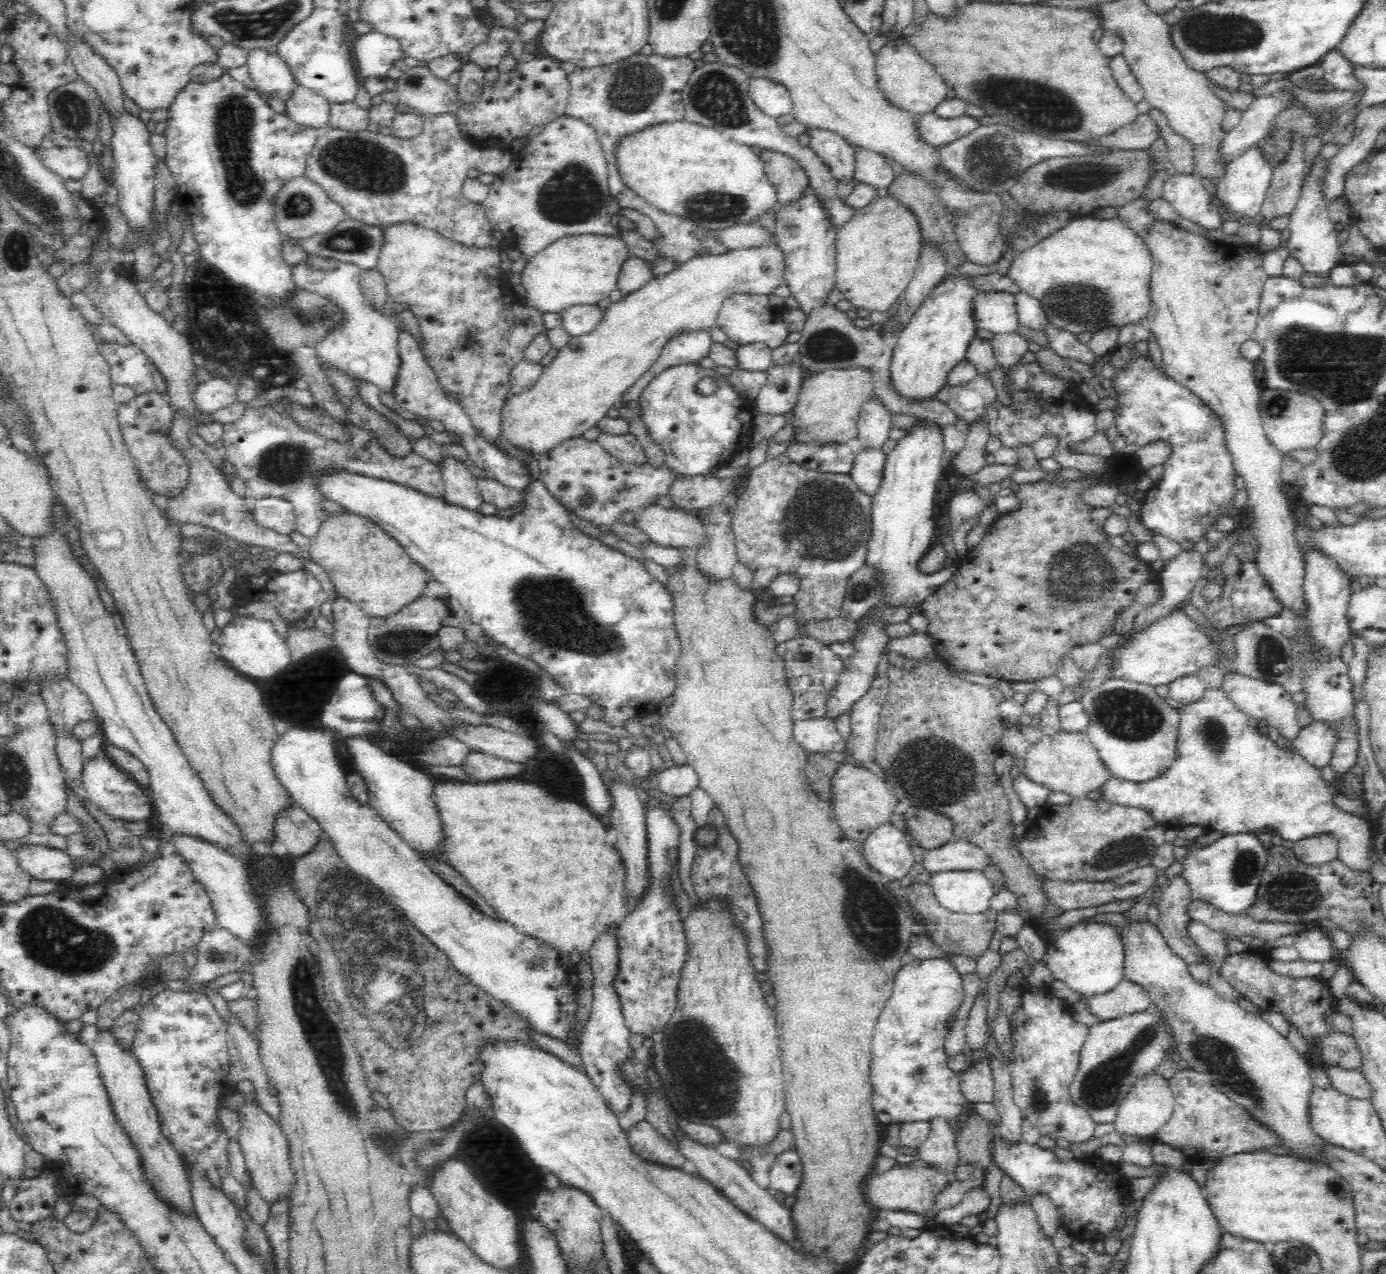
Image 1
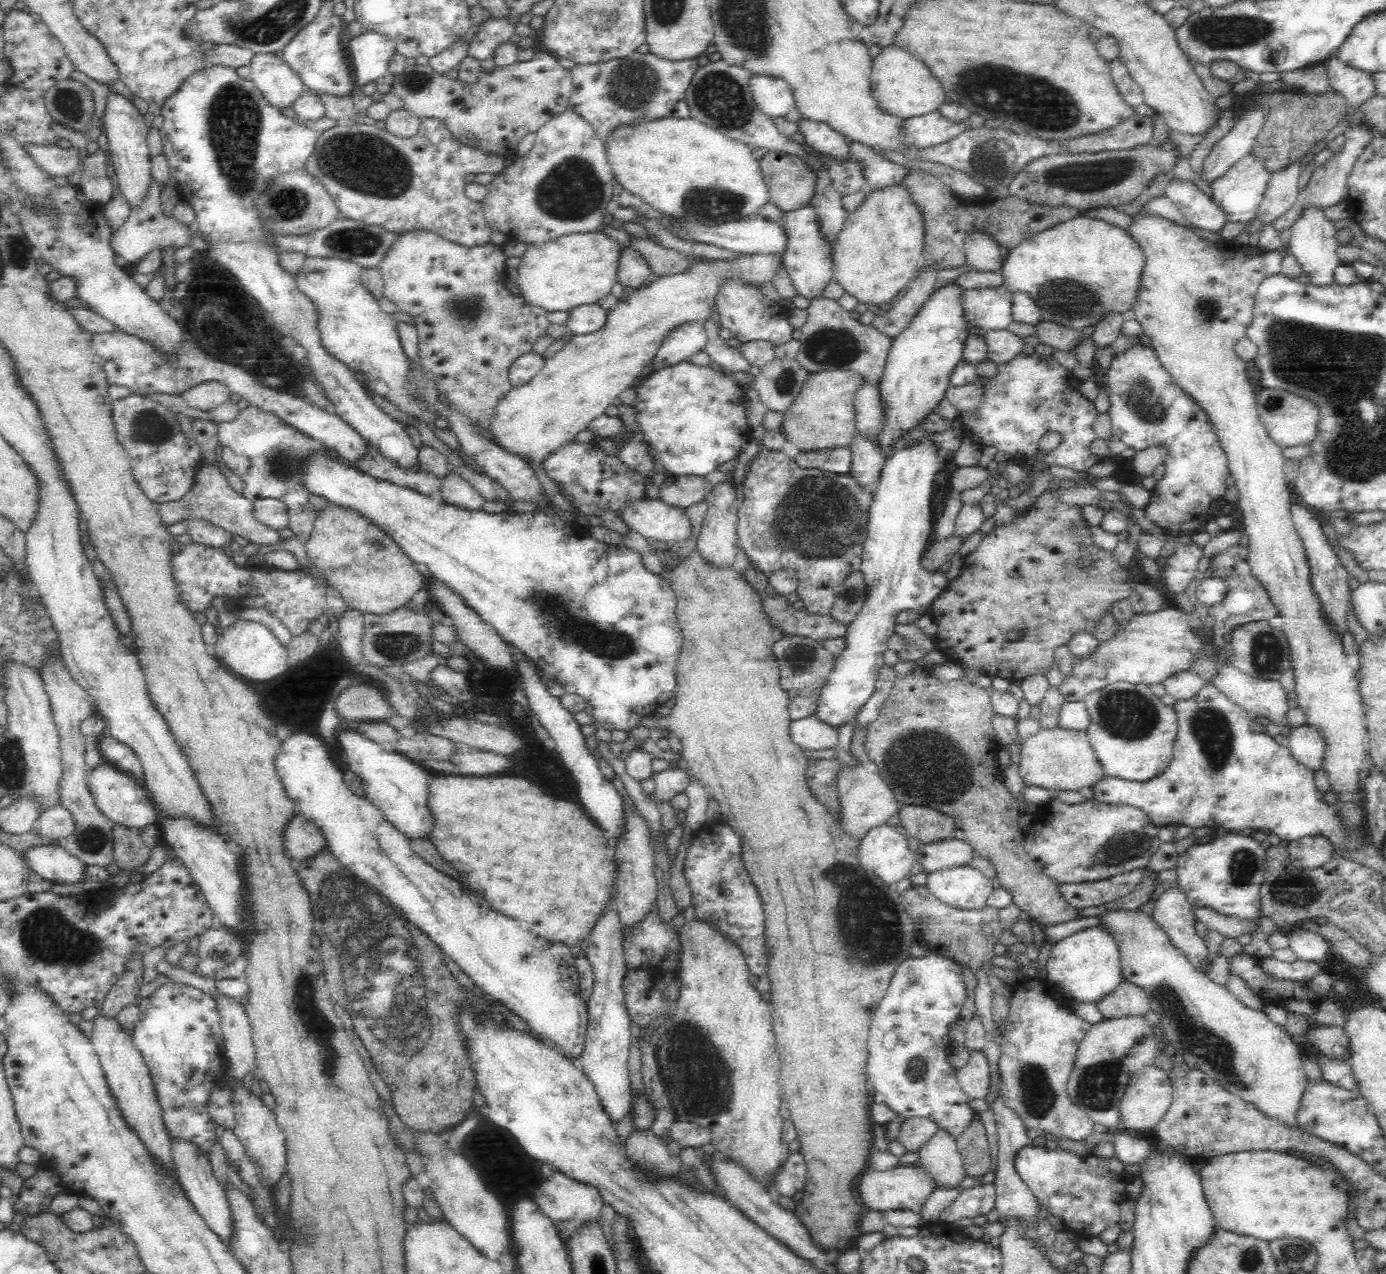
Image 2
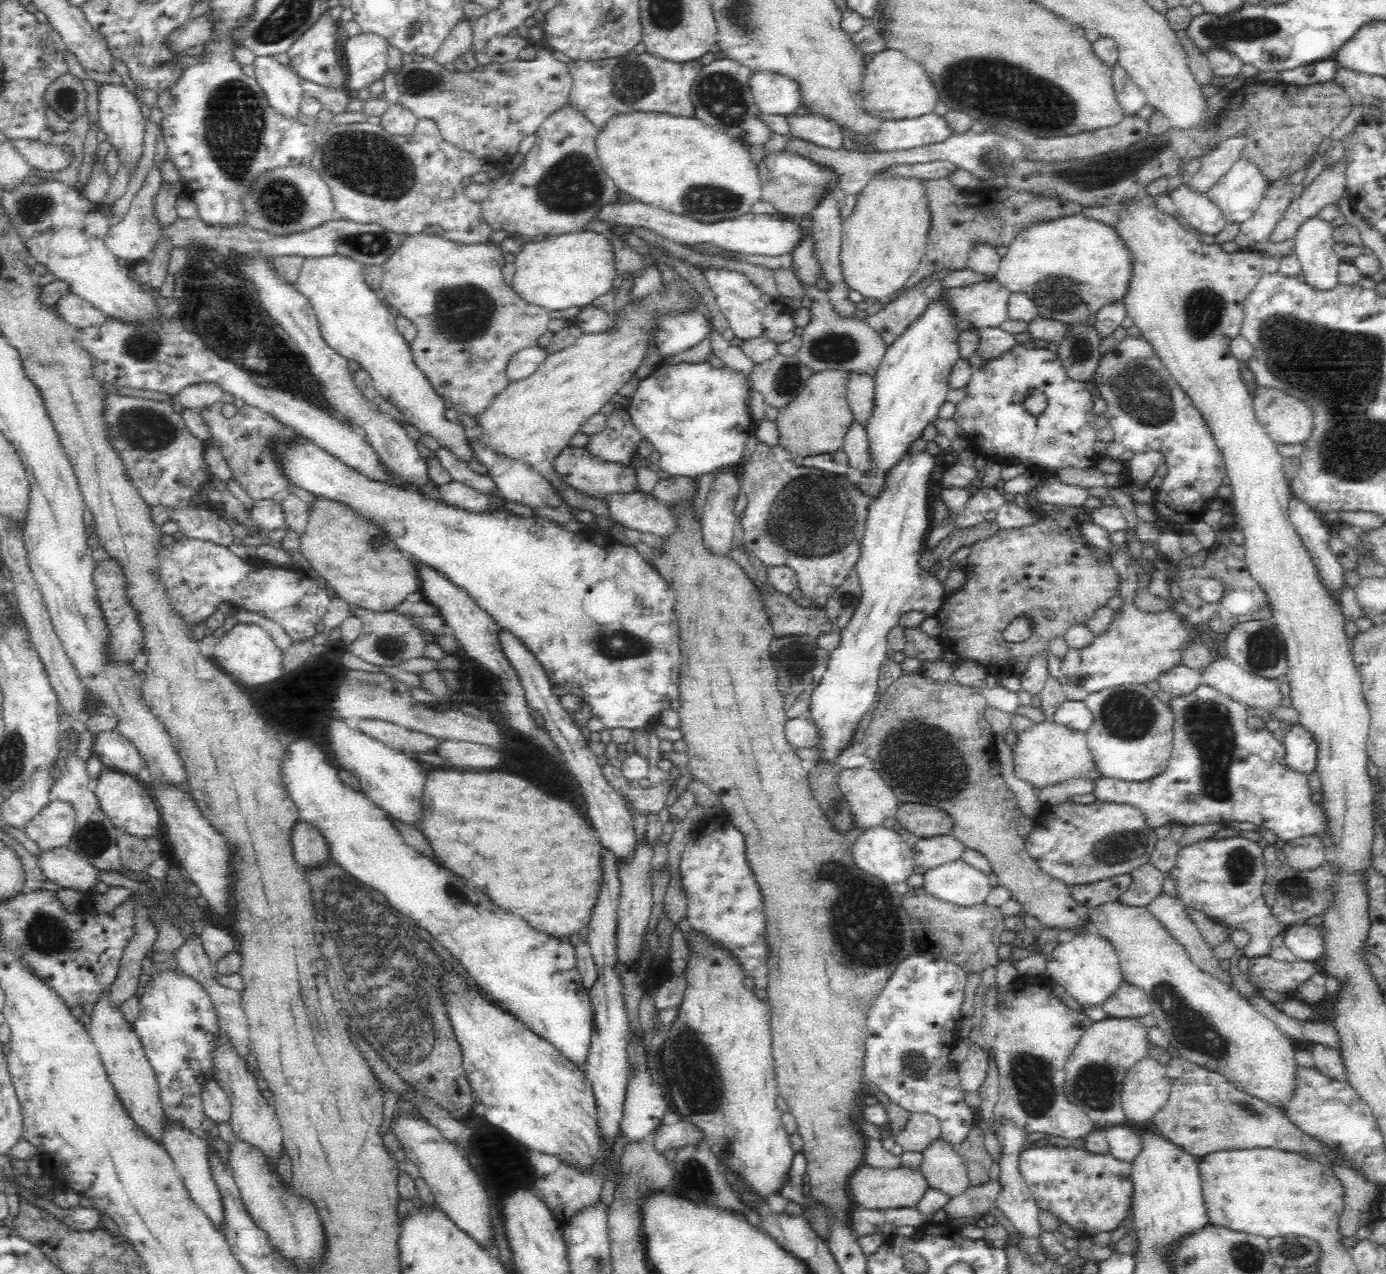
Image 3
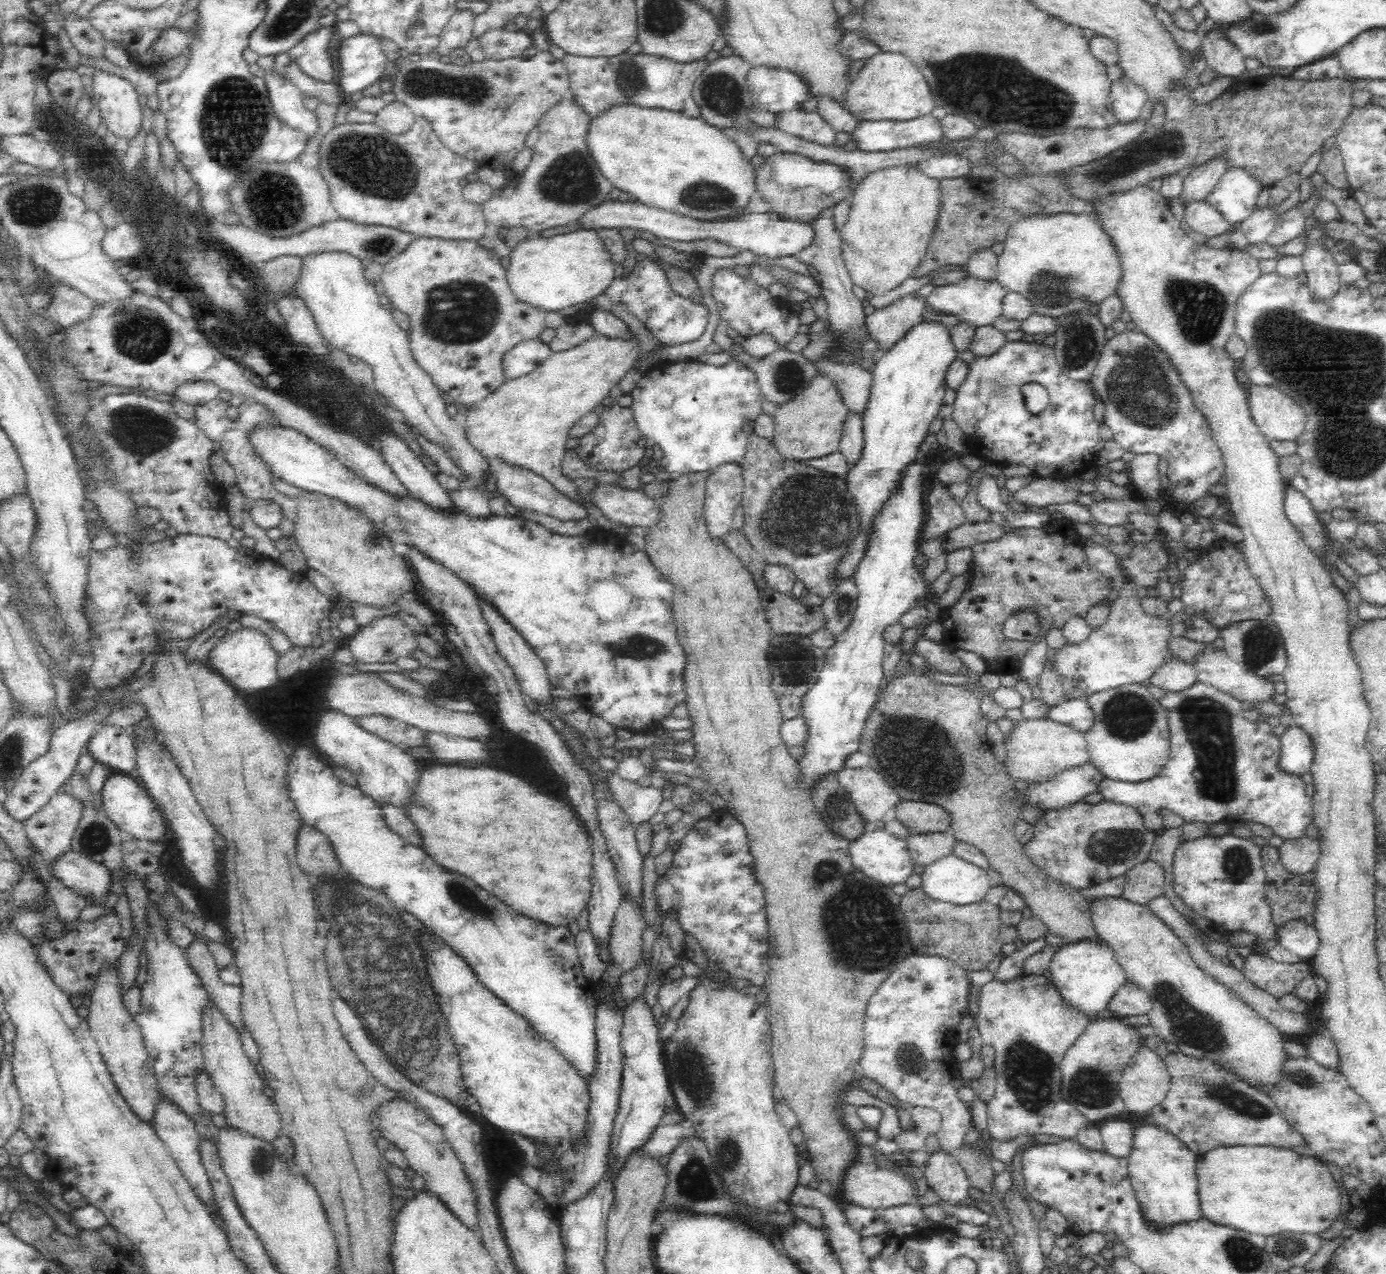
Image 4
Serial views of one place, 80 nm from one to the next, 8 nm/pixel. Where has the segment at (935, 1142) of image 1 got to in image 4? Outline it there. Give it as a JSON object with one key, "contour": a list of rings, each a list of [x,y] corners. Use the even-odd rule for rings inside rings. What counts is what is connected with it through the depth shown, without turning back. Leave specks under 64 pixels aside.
{"contour":[[[938,1149],[924,1165],[923,1186],[930,1187],[944,1202],[964,1206],[971,1202],[968,1196],[971,1184],[958,1160],[943,1149]]]}

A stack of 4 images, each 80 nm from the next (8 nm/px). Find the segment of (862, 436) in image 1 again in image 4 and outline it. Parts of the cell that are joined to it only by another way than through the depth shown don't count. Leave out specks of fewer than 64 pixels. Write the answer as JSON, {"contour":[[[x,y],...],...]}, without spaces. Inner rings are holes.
{"contour":[[[828,356],[818,357],[813,363],[817,374],[833,381],[846,408],[861,414],[868,400],[871,371],[858,363],[834,362]]]}

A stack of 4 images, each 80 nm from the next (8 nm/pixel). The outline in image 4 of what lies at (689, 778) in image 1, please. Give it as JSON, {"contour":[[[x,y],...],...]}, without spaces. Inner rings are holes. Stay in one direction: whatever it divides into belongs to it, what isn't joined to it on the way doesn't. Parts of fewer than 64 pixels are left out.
{"contour":[[[607,771],[606,777],[610,781],[615,803],[627,815],[634,830],[640,828],[646,820],[650,820],[658,812],[658,807],[664,800],[661,795],[662,790],[622,780],[615,771]]]}

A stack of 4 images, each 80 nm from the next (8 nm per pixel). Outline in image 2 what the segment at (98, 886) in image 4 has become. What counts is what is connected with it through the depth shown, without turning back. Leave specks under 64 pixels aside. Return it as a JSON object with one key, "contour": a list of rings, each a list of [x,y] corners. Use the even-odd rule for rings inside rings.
{"contour":[[[62,843],[30,847],[24,858],[31,870],[54,884],[82,884],[88,878],[88,864],[70,854]]]}

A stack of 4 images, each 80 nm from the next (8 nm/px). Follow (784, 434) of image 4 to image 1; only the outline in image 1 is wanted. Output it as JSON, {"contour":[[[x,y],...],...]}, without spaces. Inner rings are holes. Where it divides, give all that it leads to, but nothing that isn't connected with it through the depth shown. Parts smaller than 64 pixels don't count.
{"contour":[[[830,368],[804,380],[796,404],[792,407],[794,422],[789,429],[796,445],[846,445],[857,437],[860,405],[874,395],[871,374],[865,368]]]}

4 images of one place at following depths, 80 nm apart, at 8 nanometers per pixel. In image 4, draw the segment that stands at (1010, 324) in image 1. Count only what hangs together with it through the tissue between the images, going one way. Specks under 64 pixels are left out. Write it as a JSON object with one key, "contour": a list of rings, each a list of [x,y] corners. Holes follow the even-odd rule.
{"contour":[[[966,275],[956,279],[956,282],[935,286],[932,292],[925,298],[925,304],[941,313],[953,314],[960,320],[974,326],[990,324],[997,316],[1002,315],[1002,297],[1007,289],[995,278],[992,280],[980,280],[972,275]]]}

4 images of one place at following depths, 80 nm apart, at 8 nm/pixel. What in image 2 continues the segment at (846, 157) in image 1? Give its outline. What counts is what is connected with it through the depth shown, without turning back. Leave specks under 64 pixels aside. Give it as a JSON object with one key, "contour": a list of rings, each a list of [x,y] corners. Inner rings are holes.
{"contour":[[[801,118],[797,122],[797,132],[804,136],[804,140],[814,149],[843,159],[849,154],[845,135],[832,129],[826,122],[815,122],[808,118]]]}

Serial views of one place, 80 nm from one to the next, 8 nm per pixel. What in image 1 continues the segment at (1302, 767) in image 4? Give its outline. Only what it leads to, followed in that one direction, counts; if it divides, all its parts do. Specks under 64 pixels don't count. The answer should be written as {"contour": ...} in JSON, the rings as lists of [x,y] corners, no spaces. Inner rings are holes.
{"contour":[[[1312,722],[1301,728],[1290,745],[1308,764],[1322,769],[1329,764],[1335,733],[1324,723]]]}

